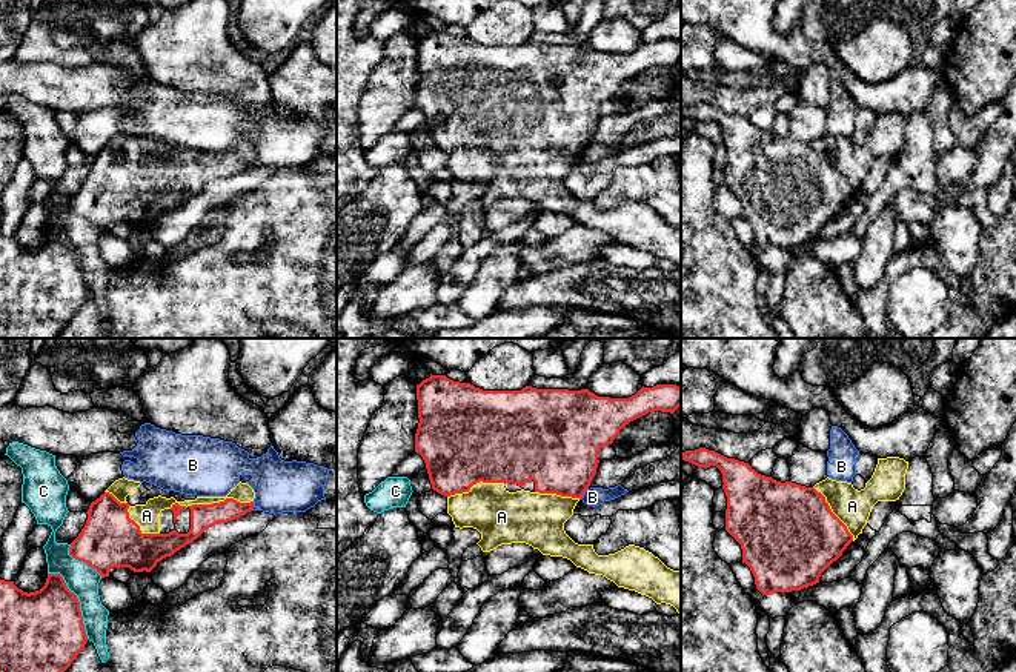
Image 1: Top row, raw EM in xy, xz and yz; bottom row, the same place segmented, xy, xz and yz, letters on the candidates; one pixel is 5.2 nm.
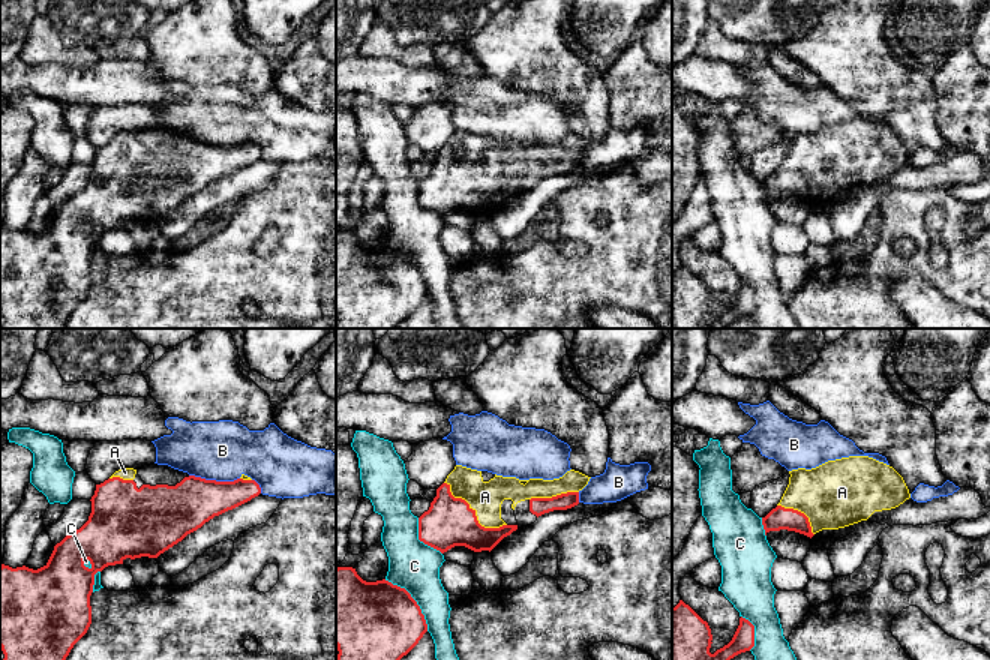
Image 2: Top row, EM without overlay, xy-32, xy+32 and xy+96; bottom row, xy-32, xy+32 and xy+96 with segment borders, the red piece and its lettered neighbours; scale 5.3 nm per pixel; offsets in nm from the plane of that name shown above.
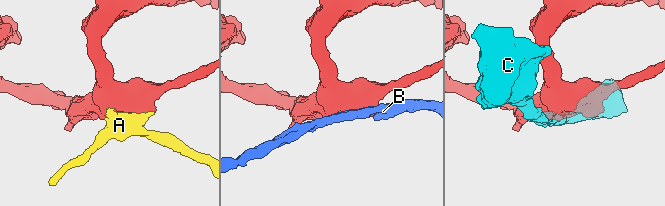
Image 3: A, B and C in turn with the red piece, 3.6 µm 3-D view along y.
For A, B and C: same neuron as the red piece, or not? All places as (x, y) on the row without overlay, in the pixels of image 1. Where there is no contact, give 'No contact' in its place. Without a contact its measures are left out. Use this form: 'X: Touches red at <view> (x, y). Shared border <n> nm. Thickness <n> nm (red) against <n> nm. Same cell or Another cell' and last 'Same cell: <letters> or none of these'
A: Touches red at xy (212, 159). Shared border 440 nm. Thickness 130 nm (red) against 100 nm. Same cell
B: Touches red at xz (583, 149). Shared border 80 nm. Thickness 400 nm (red) against 100 nm. Another cell
C: Touches red at xy (79, 257). Shared border 400 nm. Thickness 440 nm (red) against 160 nm. Another cell
Same cell: A

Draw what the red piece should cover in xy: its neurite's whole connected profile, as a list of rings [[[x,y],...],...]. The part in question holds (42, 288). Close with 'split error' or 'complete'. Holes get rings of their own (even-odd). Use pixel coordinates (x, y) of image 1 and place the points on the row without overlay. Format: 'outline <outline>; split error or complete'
outline [[[48,229],[45,241],[29,249],[0,235],[0,338],[57,338],[86,297],[80,257],[60,229]]]; complete

